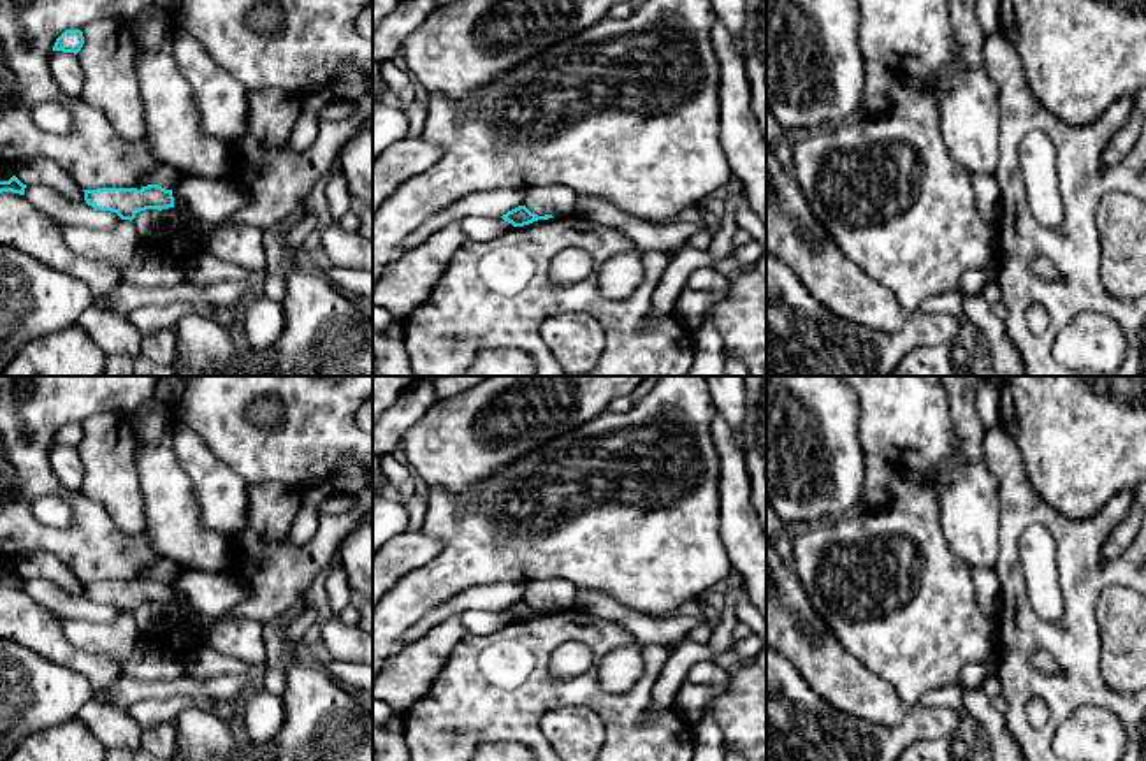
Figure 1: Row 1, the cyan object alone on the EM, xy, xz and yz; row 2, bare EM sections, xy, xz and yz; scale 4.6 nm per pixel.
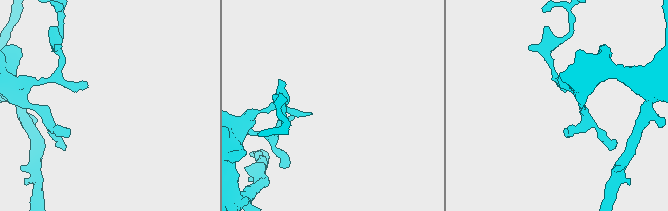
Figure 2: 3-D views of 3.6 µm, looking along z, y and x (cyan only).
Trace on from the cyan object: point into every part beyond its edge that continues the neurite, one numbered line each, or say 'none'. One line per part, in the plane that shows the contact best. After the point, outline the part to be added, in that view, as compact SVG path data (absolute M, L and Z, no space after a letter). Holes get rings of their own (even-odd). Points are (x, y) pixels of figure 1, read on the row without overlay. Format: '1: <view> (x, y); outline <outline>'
none

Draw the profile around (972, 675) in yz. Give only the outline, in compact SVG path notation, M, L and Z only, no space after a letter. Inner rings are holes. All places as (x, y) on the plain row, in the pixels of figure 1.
M970 663L961 668L958 684L961 689L983 687L988 680L988 668L984 663Z

